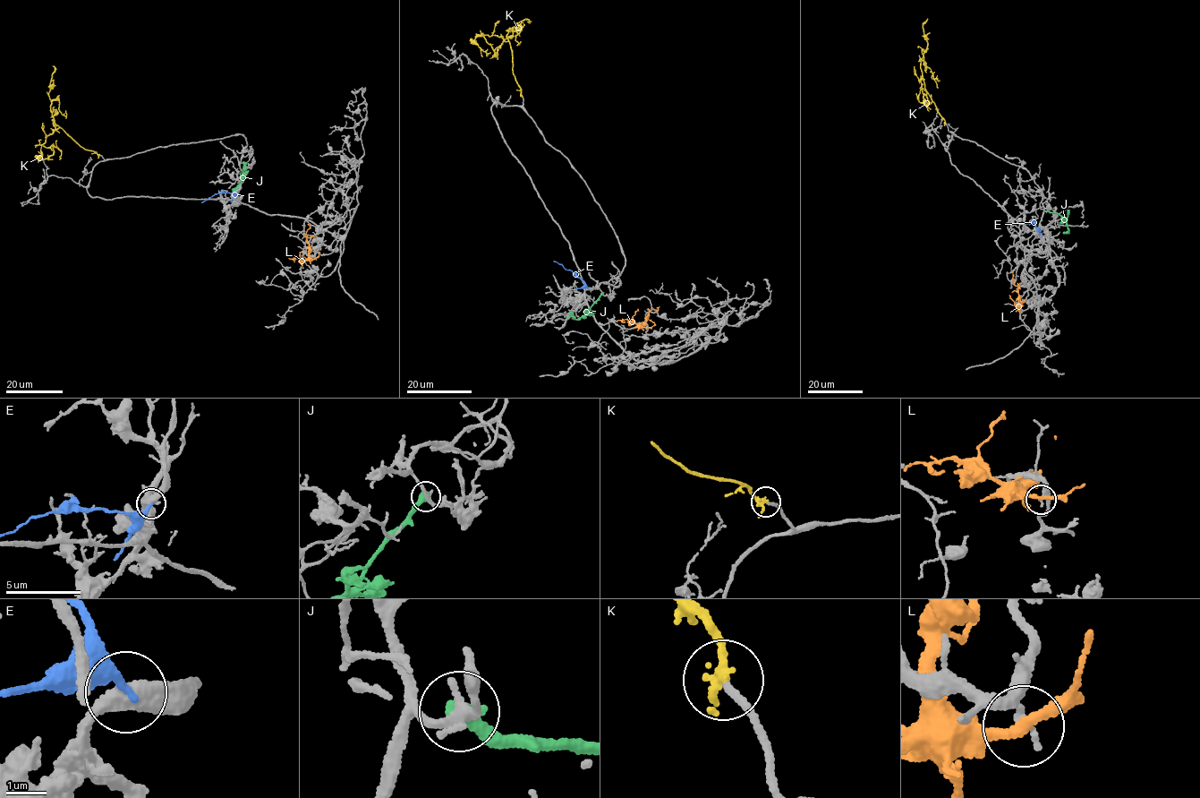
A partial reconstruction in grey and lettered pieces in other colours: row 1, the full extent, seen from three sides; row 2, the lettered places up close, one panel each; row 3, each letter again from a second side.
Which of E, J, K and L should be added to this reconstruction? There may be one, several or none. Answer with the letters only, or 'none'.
K

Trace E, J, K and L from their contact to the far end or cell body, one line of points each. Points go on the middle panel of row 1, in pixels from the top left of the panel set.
E: (588, 288), (571, 270), (553, 261)
J: (602, 294), (585, 313), (577, 319), (569, 312)
K: (523, 96), (513, 71), (513, 55), (506, 36), (508, 30), (526, 19), (527, 21)
L: (646, 328), (641, 325), (647, 321), (650, 312), (657, 310), (657, 307)

